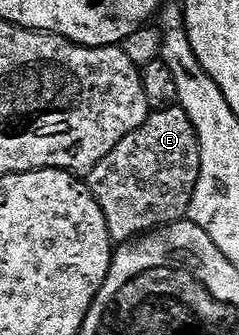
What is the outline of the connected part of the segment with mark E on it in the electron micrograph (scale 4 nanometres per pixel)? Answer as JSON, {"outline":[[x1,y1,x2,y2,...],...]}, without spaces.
{"outline":[[174,106,150,111,143,126,127,134,127,138,123,138,123,142,103,158,103,162,89,171,87,183,95,202,99,202,99,210,103,210,103,218,107,218,110,238,114,242,128,242,167,224,176,224,188,213,200,169,201,151,195,126,191,126,191,118,187,118,180,106]]}

